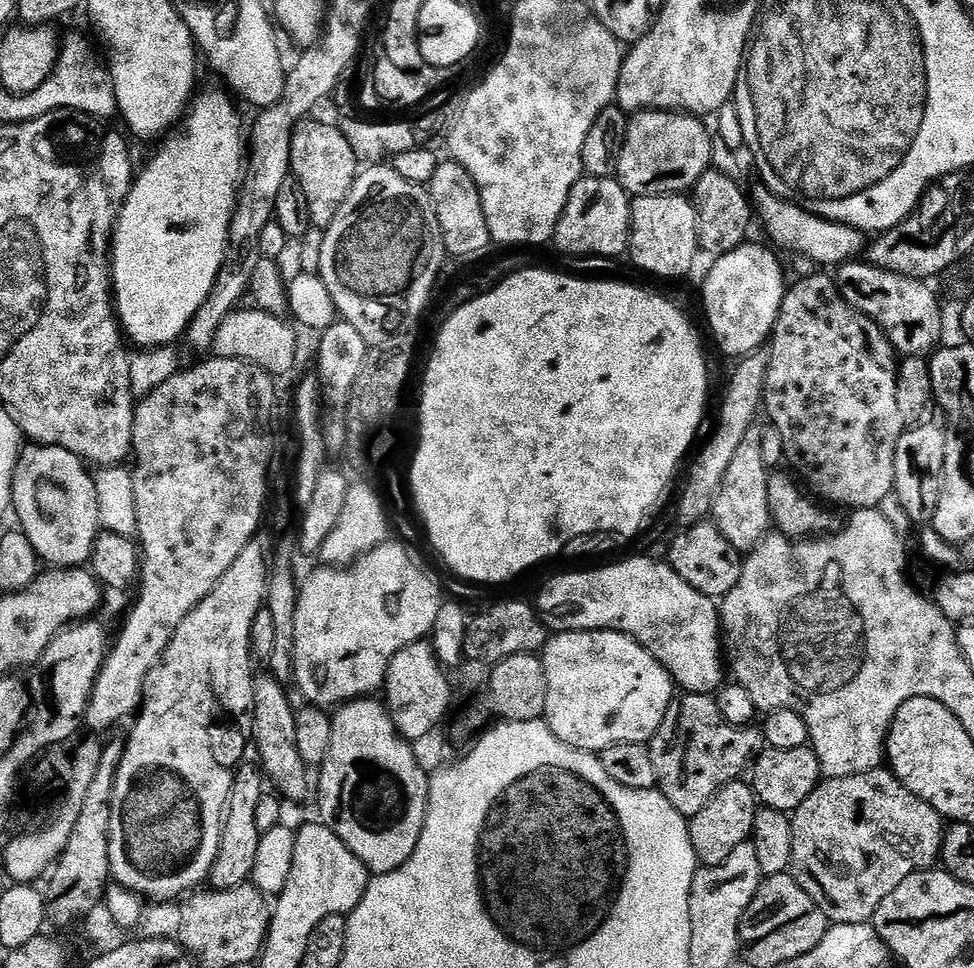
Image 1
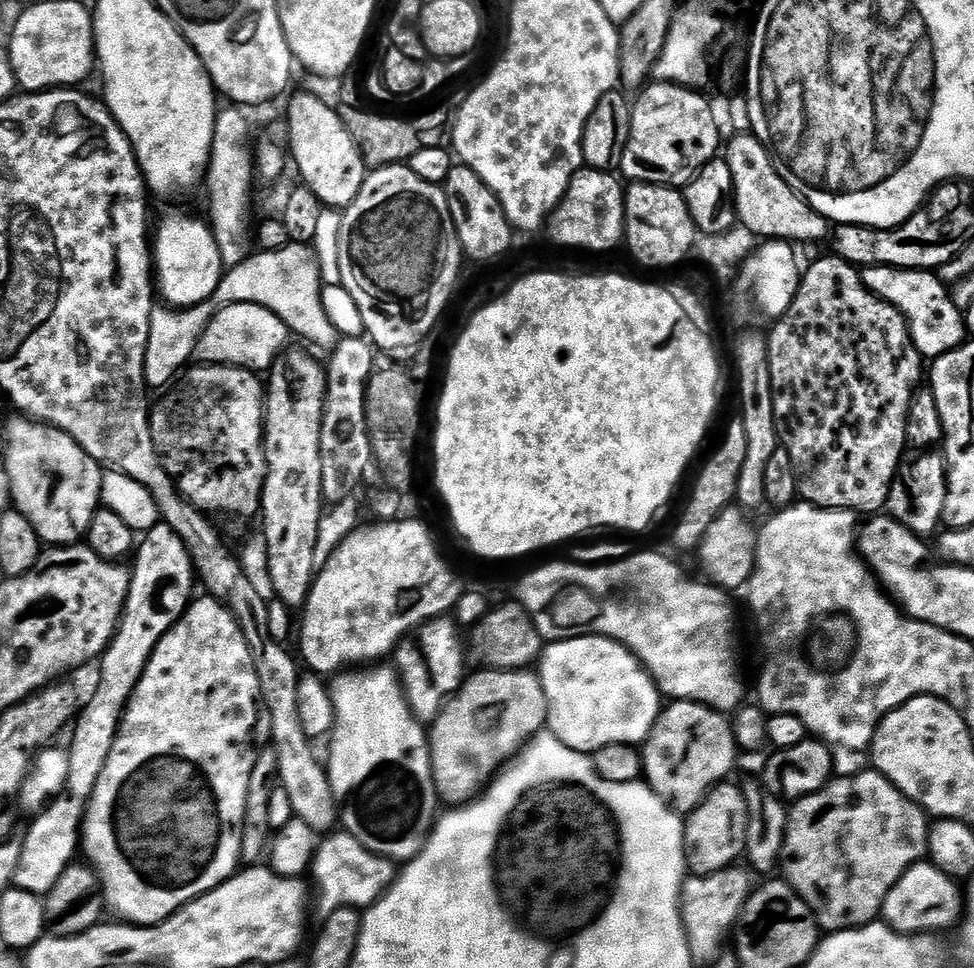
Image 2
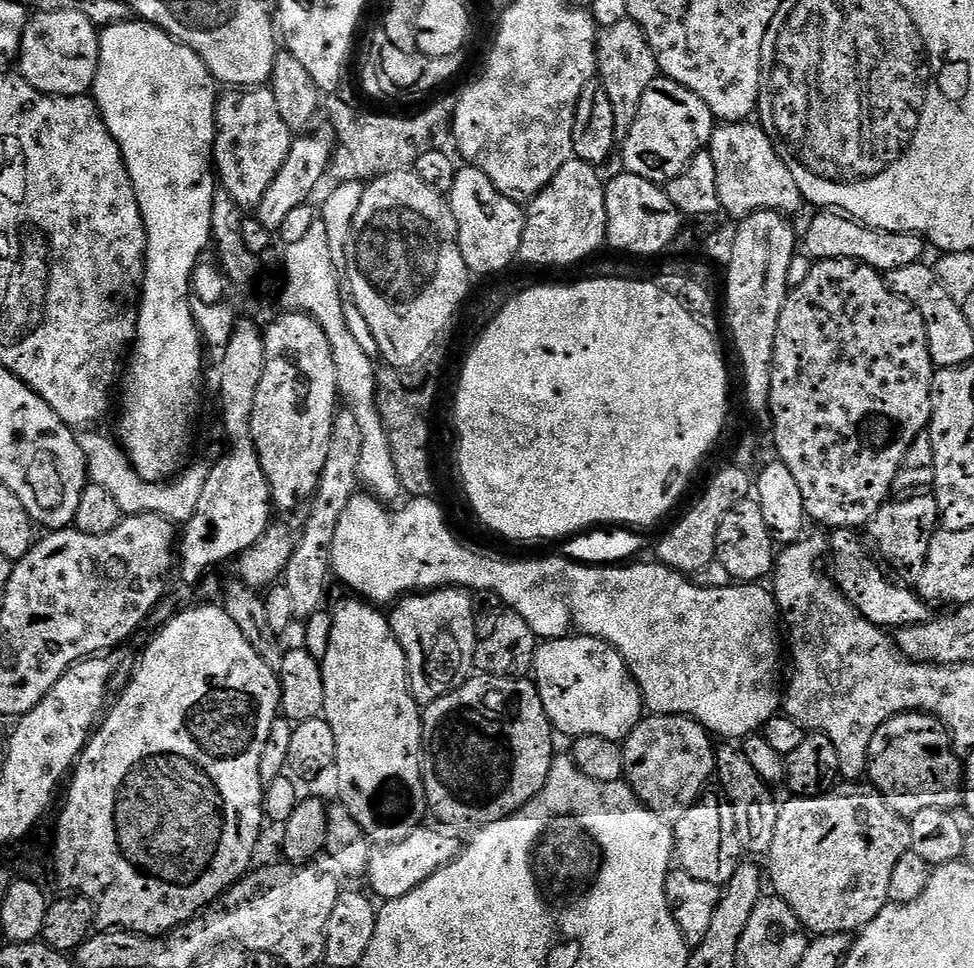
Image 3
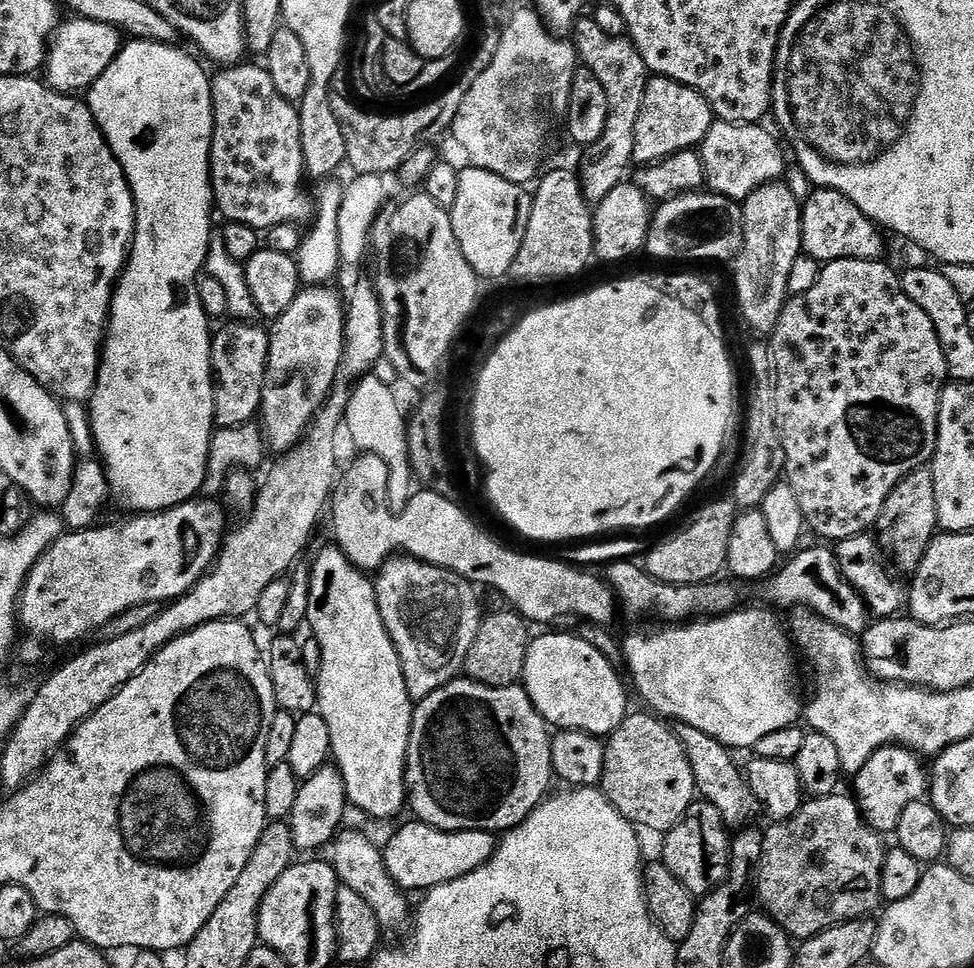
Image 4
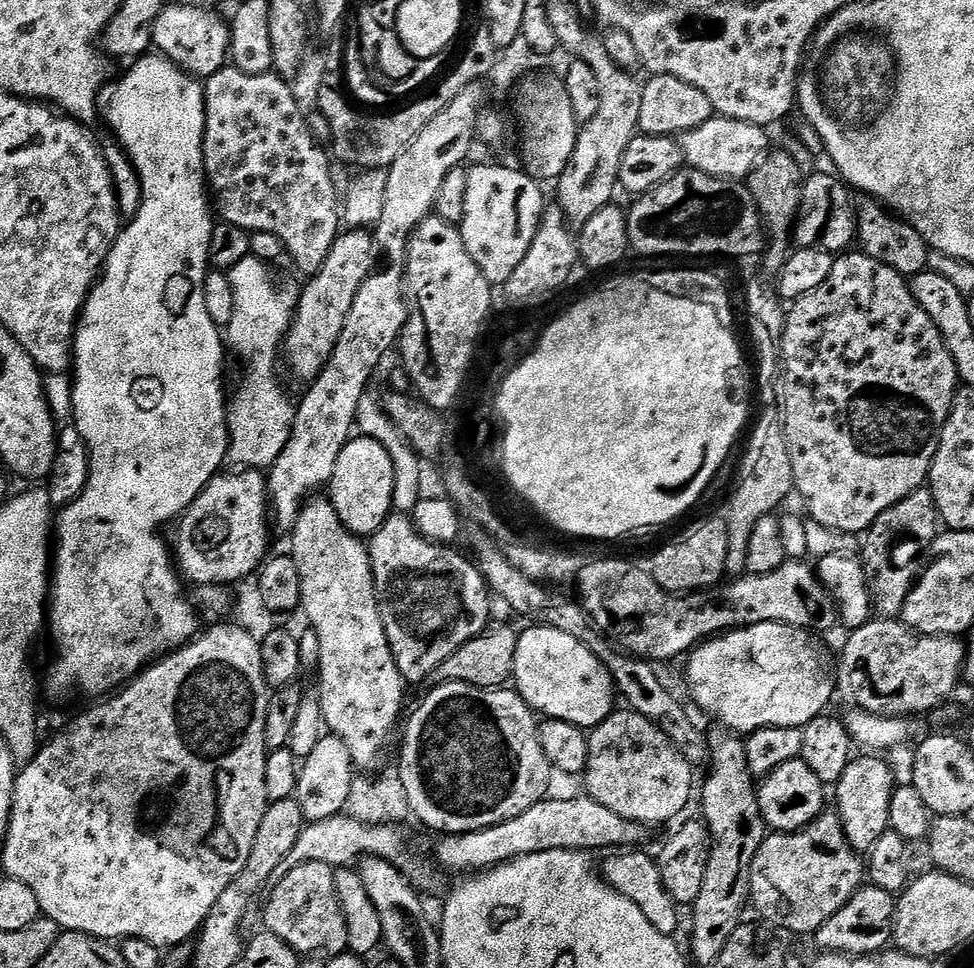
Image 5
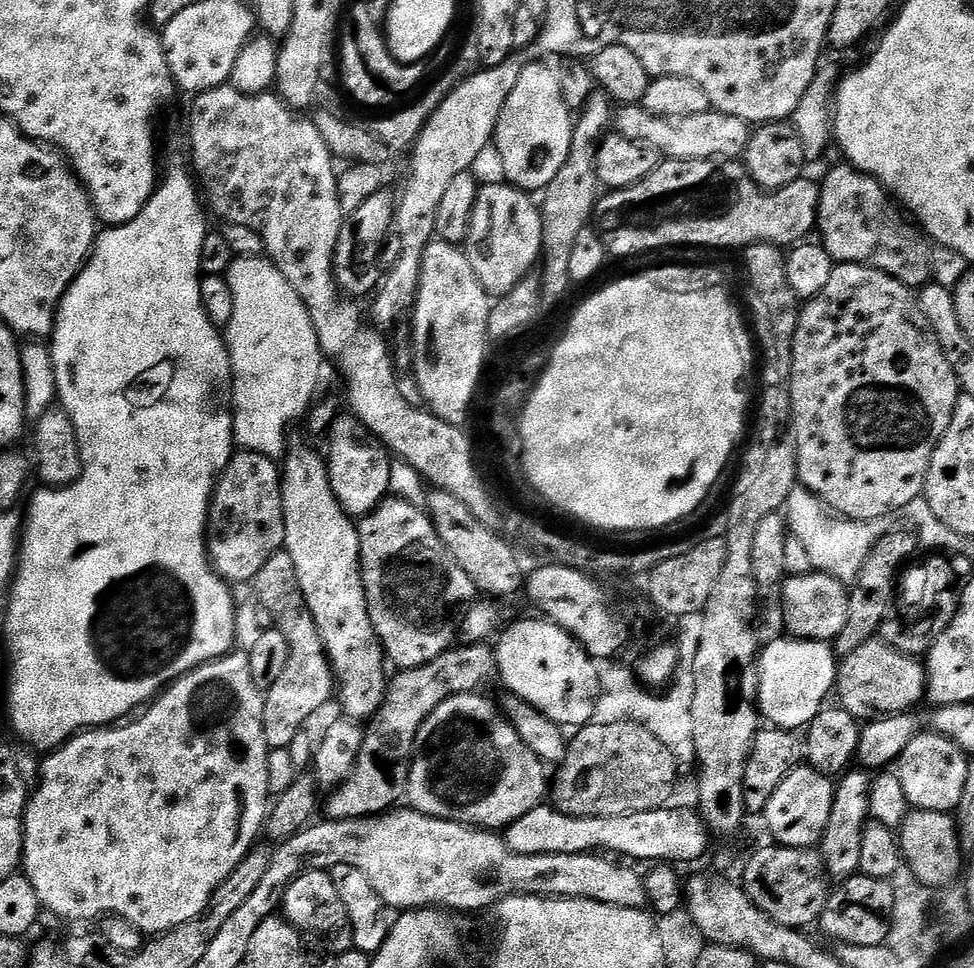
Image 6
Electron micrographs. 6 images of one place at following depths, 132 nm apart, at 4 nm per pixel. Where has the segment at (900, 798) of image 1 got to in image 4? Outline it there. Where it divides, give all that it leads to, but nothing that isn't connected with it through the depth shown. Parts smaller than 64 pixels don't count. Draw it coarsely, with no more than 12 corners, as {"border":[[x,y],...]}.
{"border":[[809,799],[764,832],[763,911],[800,942],[882,904],[859,803]]}

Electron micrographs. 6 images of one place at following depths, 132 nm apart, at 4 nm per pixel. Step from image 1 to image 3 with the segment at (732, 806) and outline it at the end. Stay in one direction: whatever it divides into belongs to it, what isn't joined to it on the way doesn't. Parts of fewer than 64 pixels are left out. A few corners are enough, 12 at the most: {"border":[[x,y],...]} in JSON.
{"border":[[701,795],[674,824],[674,856],[726,886],[742,863],[734,810]]}

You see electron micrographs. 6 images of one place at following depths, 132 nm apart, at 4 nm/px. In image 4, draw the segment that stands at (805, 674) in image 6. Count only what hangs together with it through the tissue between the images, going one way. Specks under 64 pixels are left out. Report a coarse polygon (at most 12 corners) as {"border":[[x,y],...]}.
{"border":[[767,607],[623,637],[647,707],[731,750],[797,723]]}

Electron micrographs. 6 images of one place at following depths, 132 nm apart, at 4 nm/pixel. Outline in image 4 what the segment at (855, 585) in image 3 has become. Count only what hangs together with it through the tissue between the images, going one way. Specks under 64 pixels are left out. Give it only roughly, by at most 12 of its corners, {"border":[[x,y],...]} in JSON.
{"border":[[797,551],[764,596],[862,634],[868,605],[835,551]]}

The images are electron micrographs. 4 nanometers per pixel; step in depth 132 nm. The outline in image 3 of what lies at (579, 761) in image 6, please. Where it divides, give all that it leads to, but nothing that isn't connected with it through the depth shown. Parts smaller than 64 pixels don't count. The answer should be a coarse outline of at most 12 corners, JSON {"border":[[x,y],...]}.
{"border":[[648,714],[623,741],[637,801],[679,814],[716,771],[688,716]]}

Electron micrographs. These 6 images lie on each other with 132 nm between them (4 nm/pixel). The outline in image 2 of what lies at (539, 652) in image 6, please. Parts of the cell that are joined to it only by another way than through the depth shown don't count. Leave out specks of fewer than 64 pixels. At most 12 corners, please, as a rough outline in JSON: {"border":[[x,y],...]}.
{"border":[[609,636],[543,645],[547,727],[576,752],[647,740],[656,681]]}

